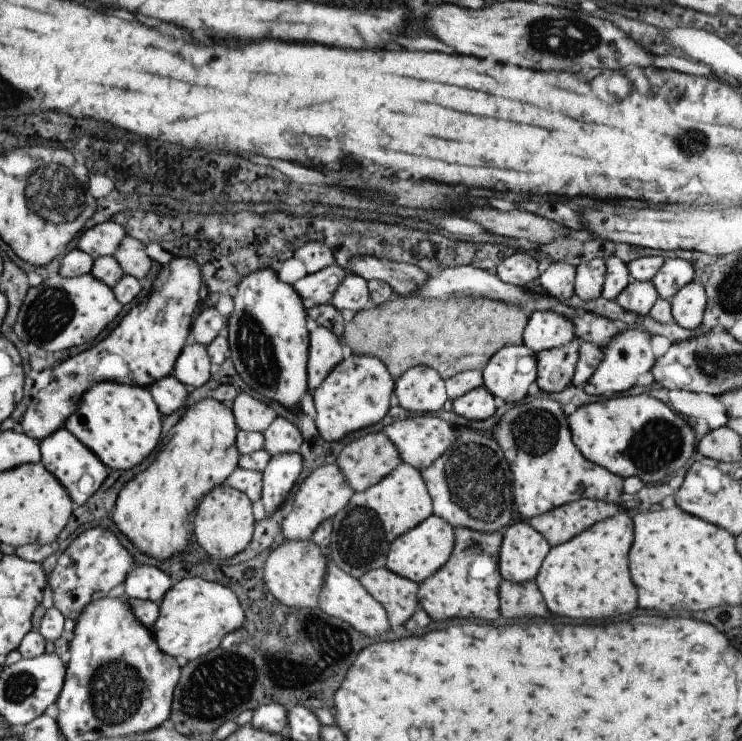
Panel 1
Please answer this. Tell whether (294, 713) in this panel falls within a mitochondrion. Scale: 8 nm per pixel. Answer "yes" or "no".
no

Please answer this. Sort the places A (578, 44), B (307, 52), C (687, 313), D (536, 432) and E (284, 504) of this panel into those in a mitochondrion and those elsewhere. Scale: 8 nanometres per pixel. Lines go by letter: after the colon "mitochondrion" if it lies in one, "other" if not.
A: mitochondrion
B: other
C: other
D: mitochondrion
E: other

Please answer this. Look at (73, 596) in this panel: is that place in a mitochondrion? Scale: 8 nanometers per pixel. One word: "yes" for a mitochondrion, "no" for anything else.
no

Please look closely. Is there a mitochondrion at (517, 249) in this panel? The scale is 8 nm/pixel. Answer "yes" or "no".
no

